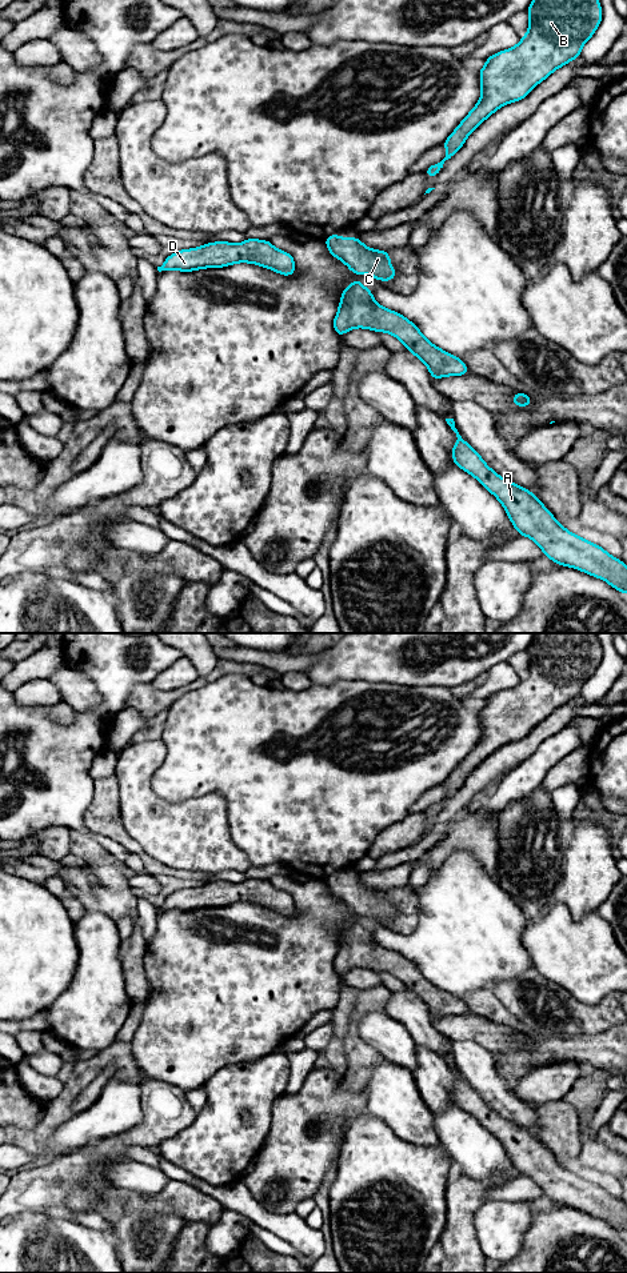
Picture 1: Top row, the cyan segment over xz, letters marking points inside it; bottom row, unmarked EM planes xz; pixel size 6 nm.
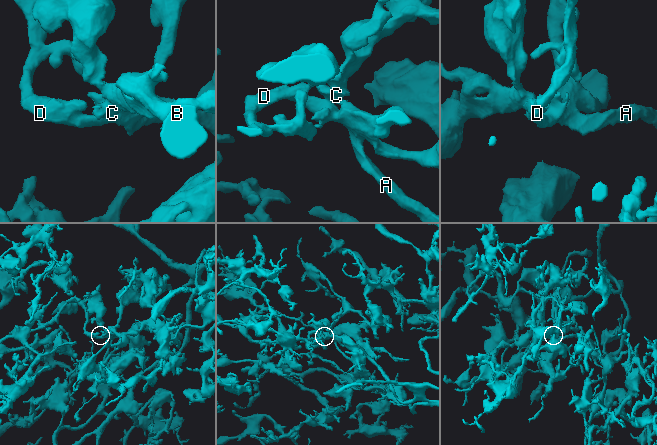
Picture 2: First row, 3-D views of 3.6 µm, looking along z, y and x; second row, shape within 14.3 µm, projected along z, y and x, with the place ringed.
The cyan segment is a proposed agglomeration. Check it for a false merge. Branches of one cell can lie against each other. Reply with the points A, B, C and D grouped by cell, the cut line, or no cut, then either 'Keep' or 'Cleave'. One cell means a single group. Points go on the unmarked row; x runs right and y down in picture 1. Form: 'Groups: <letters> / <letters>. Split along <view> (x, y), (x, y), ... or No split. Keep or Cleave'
Groups: A B C D. No split. Keep

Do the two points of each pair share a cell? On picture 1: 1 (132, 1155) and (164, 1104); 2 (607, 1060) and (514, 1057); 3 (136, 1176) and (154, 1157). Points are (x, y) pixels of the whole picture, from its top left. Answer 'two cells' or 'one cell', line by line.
1: two cells
2: one cell
3: two cells

